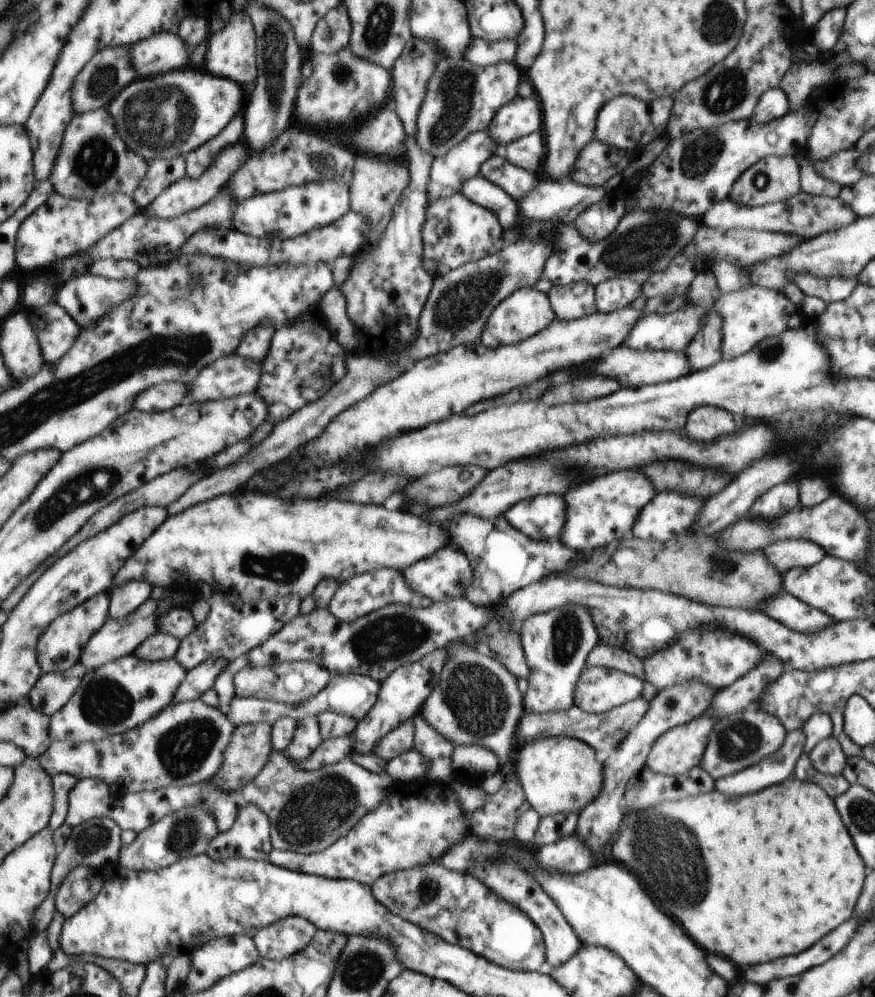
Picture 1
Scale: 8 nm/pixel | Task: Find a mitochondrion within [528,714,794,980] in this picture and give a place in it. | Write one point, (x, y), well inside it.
(667, 845)

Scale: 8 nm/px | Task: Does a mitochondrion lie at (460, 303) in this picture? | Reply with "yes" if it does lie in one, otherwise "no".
yes

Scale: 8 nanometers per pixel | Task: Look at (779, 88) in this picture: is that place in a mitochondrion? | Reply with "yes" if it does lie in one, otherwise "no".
no

